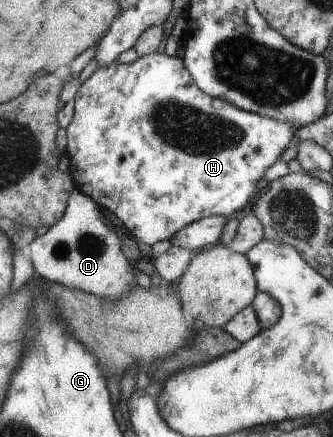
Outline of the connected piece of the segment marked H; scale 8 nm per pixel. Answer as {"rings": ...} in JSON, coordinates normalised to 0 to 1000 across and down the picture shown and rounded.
{"rings":[[[468,117],[414,128],[414,135],[387,146],[357,146],[342,140],[297,153],[249,192],[234,192],[219,270],[198,295],[198,355],[210,371],[207,398],[216,400],[216,410],[225,410],[228,432],[276,449],[276,455],[285,455],[285,462],[297,465],[306,476],[327,478],[336,487],[345,487],[351,501],[360,501],[399,531],[402,542],[456,563],[471,551],[523,545],[529,533],[547,526],[550,519],[601,499],[652,492],[685,494],[691,487],[727,478],[751,460],[751,451],[772,442],[769,423],[793,405],[799,387],[871,332],[871,323],[889,309],[892,291],[871,279],[733,254],[730,247],[712,247],[706,238],[688,231],[640,224],[595,197],[550,135],[535,133],[529,126],[508,128]]]}

